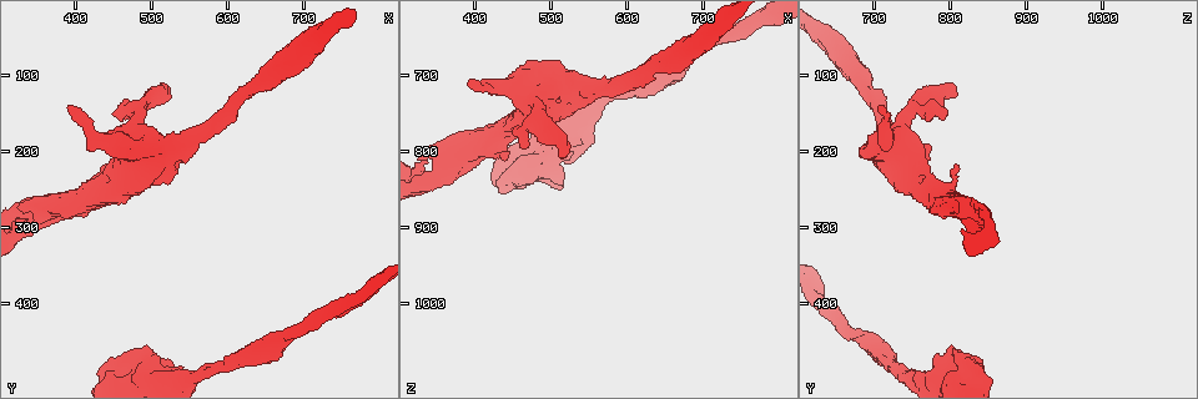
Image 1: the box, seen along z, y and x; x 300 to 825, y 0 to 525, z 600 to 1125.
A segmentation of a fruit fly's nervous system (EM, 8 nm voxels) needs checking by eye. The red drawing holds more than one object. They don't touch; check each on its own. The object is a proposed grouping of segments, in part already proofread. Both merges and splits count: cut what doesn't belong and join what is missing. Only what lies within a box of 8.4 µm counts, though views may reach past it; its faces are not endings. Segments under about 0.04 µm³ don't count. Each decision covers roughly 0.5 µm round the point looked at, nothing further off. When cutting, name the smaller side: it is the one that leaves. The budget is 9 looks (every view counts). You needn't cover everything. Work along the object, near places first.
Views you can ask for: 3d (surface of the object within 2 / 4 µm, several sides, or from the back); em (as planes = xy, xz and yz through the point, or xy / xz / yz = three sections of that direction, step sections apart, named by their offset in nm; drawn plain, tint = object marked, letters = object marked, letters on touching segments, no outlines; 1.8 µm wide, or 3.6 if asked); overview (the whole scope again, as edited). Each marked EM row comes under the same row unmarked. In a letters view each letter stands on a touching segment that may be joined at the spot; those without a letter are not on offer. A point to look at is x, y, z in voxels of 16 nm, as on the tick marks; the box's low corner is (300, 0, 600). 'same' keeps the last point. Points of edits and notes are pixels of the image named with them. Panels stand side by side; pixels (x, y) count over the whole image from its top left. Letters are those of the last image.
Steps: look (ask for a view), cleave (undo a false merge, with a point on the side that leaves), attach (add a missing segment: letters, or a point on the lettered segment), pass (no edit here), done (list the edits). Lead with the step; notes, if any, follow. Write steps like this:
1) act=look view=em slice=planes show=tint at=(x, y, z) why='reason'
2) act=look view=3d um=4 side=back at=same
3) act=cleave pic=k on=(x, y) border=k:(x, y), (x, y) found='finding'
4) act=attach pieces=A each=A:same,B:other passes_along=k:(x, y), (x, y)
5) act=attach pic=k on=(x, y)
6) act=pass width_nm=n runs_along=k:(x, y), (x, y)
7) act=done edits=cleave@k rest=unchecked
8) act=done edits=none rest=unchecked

act=look view=em slice=planes show=tint at=(595, 485, 725) why='calibre changes'

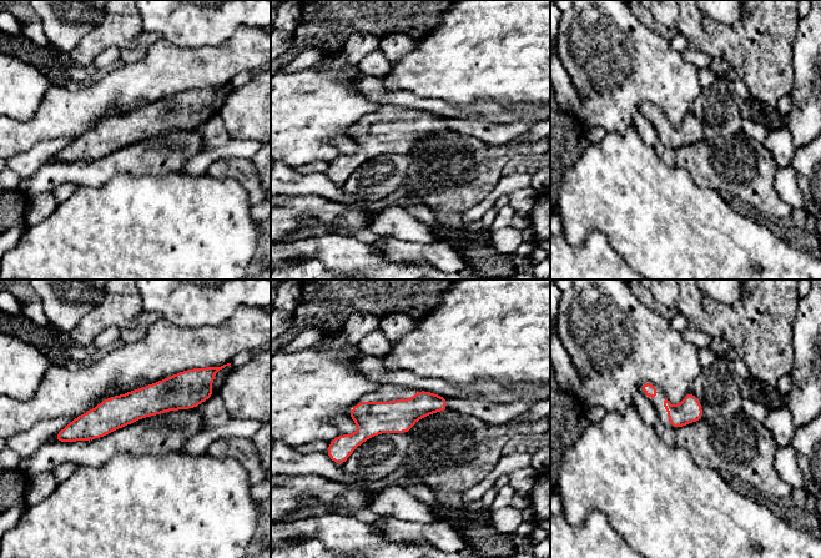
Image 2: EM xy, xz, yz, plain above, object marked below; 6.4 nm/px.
act=look view=em slice=planes show=letters at=same

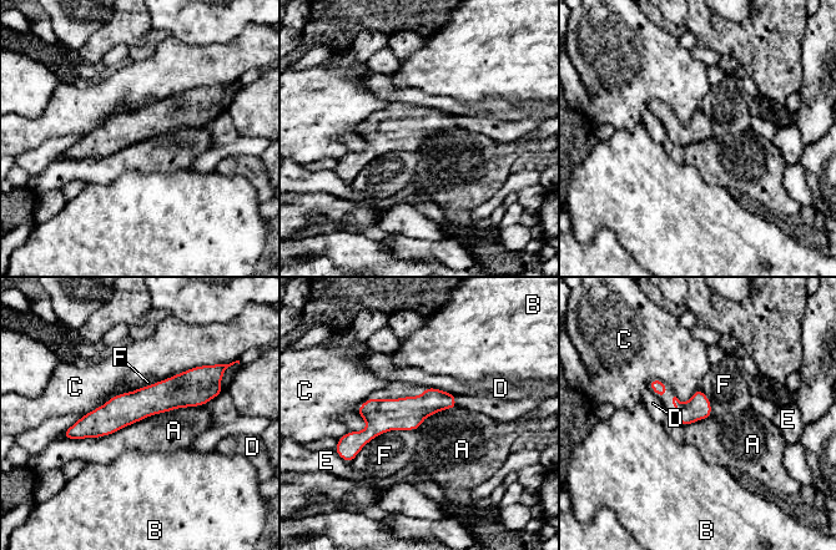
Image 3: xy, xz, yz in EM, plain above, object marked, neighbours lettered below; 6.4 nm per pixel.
act=pass width_nm=160 each=A:other,B:other,C:other,D:other,E:other,F:other found='one cell here'

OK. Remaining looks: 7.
act=look view=em um=3.6 slice=xz step=16 show=tint at=(495, 490, 795) why='calibre changes'

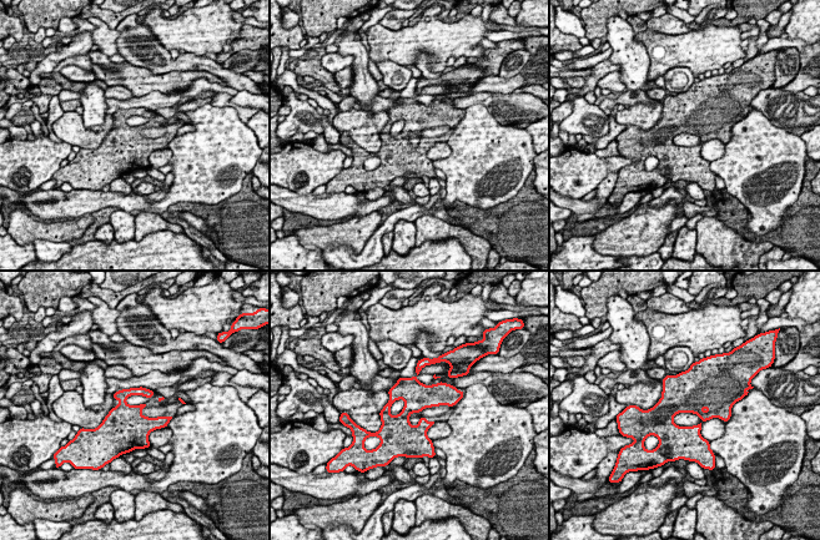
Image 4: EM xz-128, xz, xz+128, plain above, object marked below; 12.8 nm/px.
act=look view=em um=3.6 slice=planes show=letters at=same why='another direction'

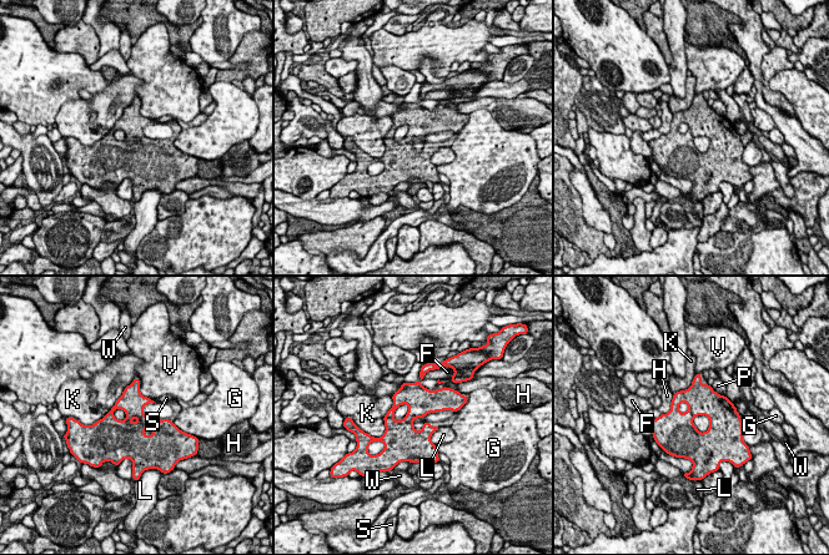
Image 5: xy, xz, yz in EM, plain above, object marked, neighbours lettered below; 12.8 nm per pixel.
act=pass each=F:other,G:other,H:other,K:other,L:other,P:other,S:other,V:other,W:other border=5:(137, 377), (91, 425) found='continuous, no second cell'

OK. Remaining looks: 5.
act=look view=em slice=yz step=4 show=tint at=(460, 150, 795) why='branch stops here'

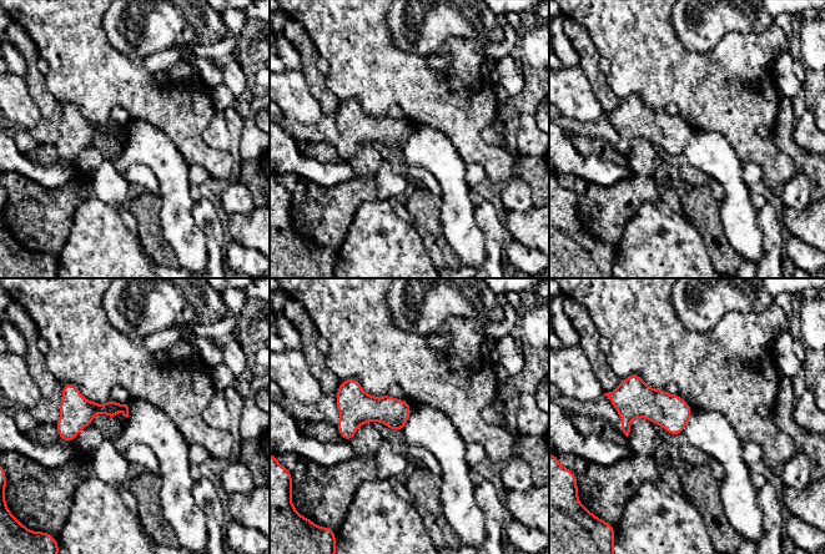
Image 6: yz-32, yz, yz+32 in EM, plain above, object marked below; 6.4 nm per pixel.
act=look view=em slice=xz step=8 show=letters at=same why='cut it another way'

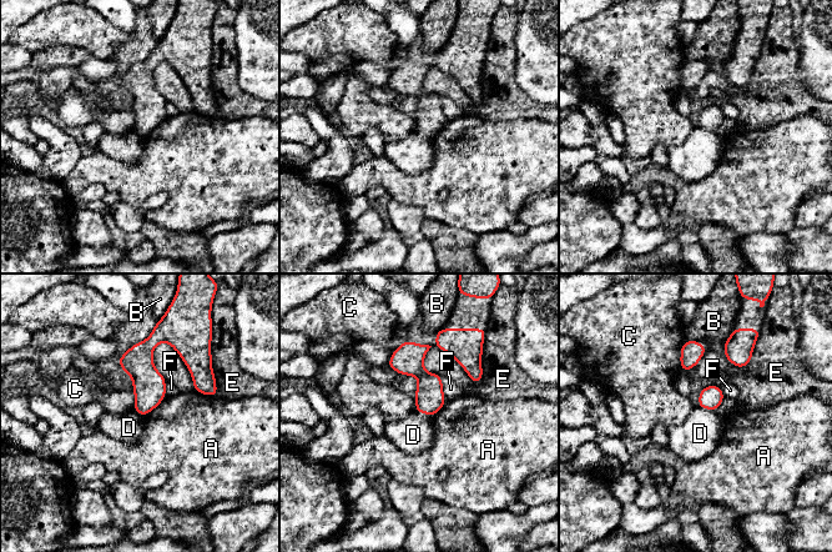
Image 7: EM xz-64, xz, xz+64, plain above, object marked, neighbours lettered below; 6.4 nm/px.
act=pass each=A:other,B:other,C:other,D:other,E:other,F:other border=7:(696, 406), (715, 411) found='no lettered segment goes on from it'

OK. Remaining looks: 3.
act=look view=em slice=xz step=16 show=letters at=(390, 135, 710) why='free end'

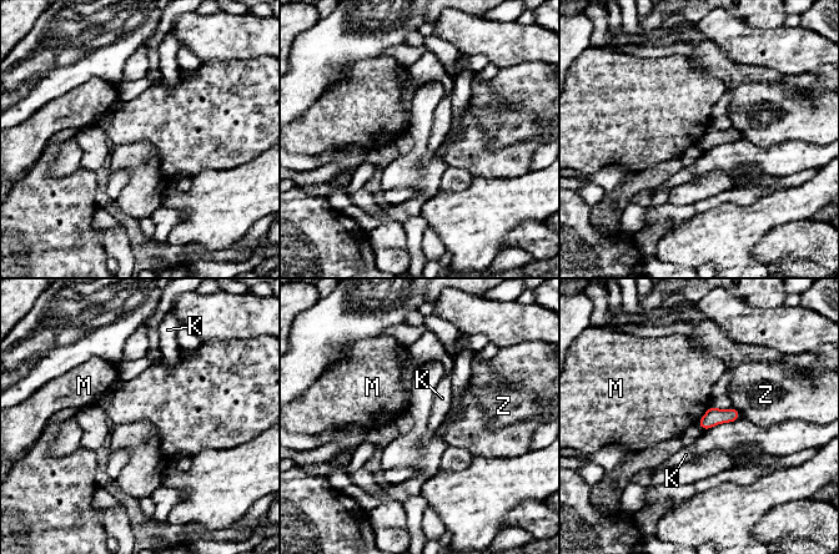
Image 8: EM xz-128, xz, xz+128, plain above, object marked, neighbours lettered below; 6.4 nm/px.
act=look view=em slice=planes show=letters at=same why='cut it another way'

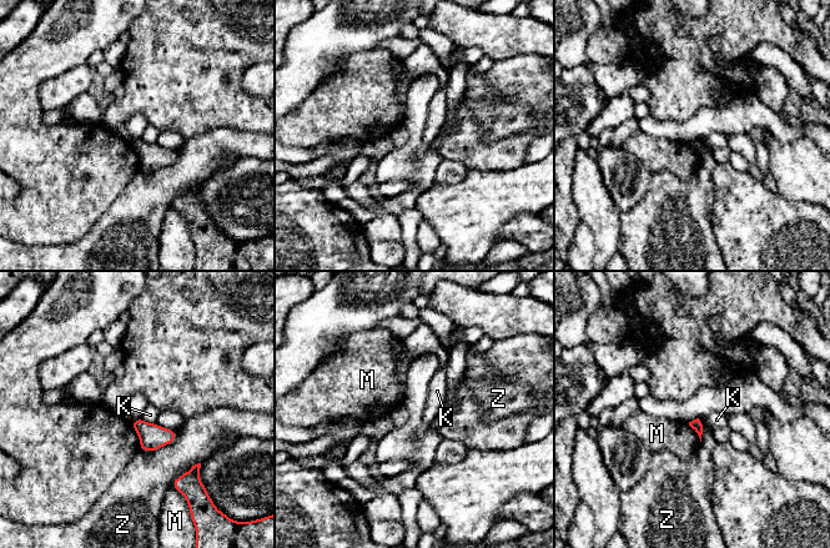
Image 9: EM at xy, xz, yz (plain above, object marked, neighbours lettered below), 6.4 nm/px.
act=pass each=K:other,M:other,Z:other border=9:(141, 417), (147, 422), (155, 423) found='none of them fits'

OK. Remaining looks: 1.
act=done edits=none rest=unchecked

